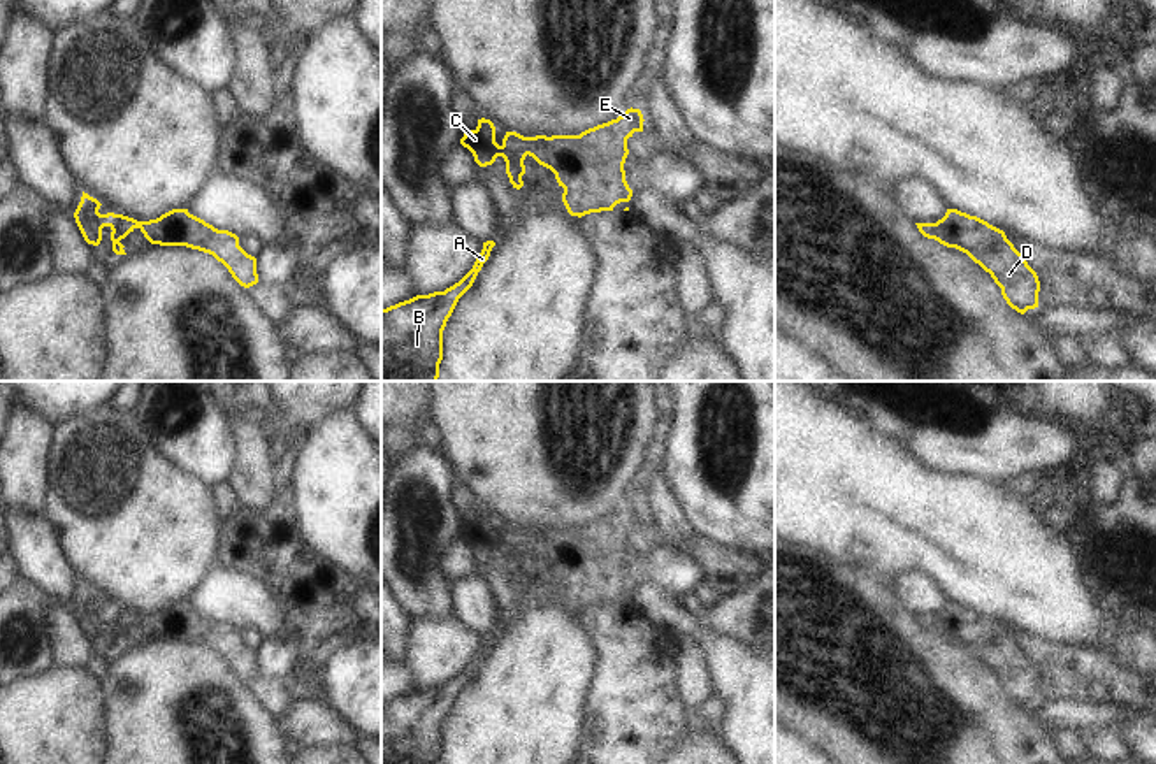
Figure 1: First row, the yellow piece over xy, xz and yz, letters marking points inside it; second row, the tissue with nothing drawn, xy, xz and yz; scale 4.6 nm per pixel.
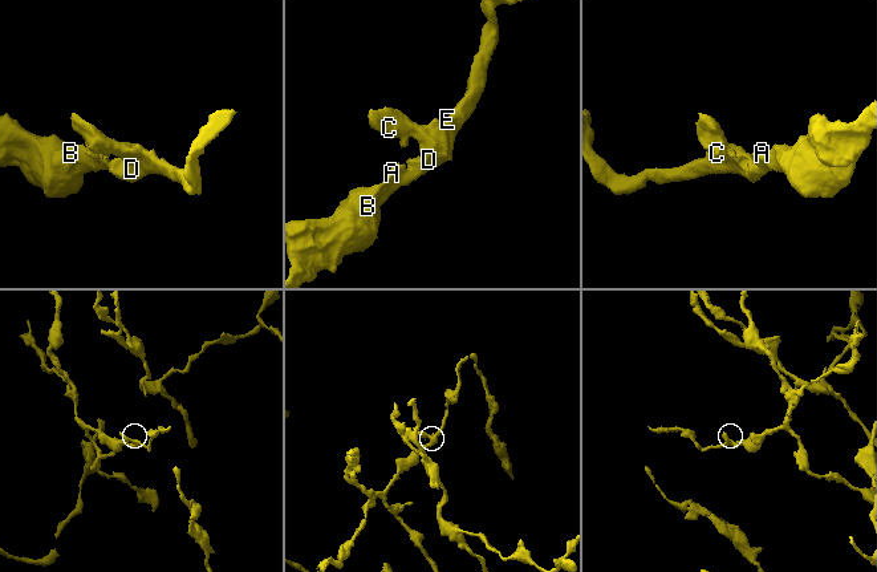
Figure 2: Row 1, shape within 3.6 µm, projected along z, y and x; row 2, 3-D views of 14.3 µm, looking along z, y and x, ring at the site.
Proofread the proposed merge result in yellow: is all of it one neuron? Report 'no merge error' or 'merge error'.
no merge error

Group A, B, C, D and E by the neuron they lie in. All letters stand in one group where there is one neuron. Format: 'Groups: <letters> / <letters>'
Groups: A B C D E.

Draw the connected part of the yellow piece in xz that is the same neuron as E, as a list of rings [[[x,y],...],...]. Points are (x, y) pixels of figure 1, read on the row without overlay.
[[[627,502],[617,513],[597,518],[582,525],[580,529],[536,529],[524,530],[517,525],[506,525],[502,537],[495,536],[495,520],[490,513],[478,513],[478,520],[466,525],[460,537],[467,541],[480,560],[492,559],[497,550],[506,555],[506,567],[513,581],[524,580],[522,569],[525,567],[524,553],[532,550],[539,559],[555,567],[559,580],[564,581],[562,595],[571,609],[585,609],[590,606],[613,604],[620,595],[629,595],[632,583],[625,574],[624,557],[629,548],[627,532],[634,525],[643,525],[643,508],[639,502]]]

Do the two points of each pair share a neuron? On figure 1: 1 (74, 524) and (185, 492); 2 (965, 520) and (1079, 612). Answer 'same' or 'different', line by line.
1: same
2: same

